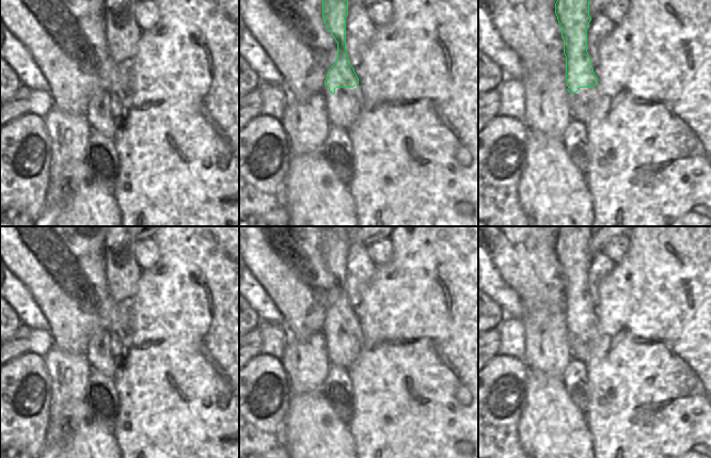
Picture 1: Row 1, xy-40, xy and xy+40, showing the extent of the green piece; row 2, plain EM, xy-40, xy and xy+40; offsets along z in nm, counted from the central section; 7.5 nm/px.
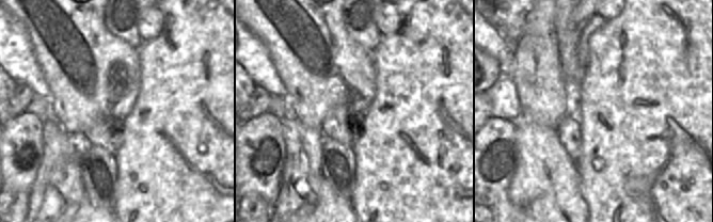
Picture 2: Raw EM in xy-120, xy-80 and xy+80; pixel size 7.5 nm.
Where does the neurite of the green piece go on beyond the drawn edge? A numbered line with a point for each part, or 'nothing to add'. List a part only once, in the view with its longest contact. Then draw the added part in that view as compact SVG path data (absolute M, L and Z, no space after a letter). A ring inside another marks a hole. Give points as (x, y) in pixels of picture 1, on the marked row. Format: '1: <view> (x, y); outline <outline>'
1: xy (344, 107); outline M359 83L353 88L336 88L334 94L329 91L328 85L325 85L322 93L327 104L327 119L330 125L338 126L348 130L354 124L363 108L363 93L361 91L361 84Z

